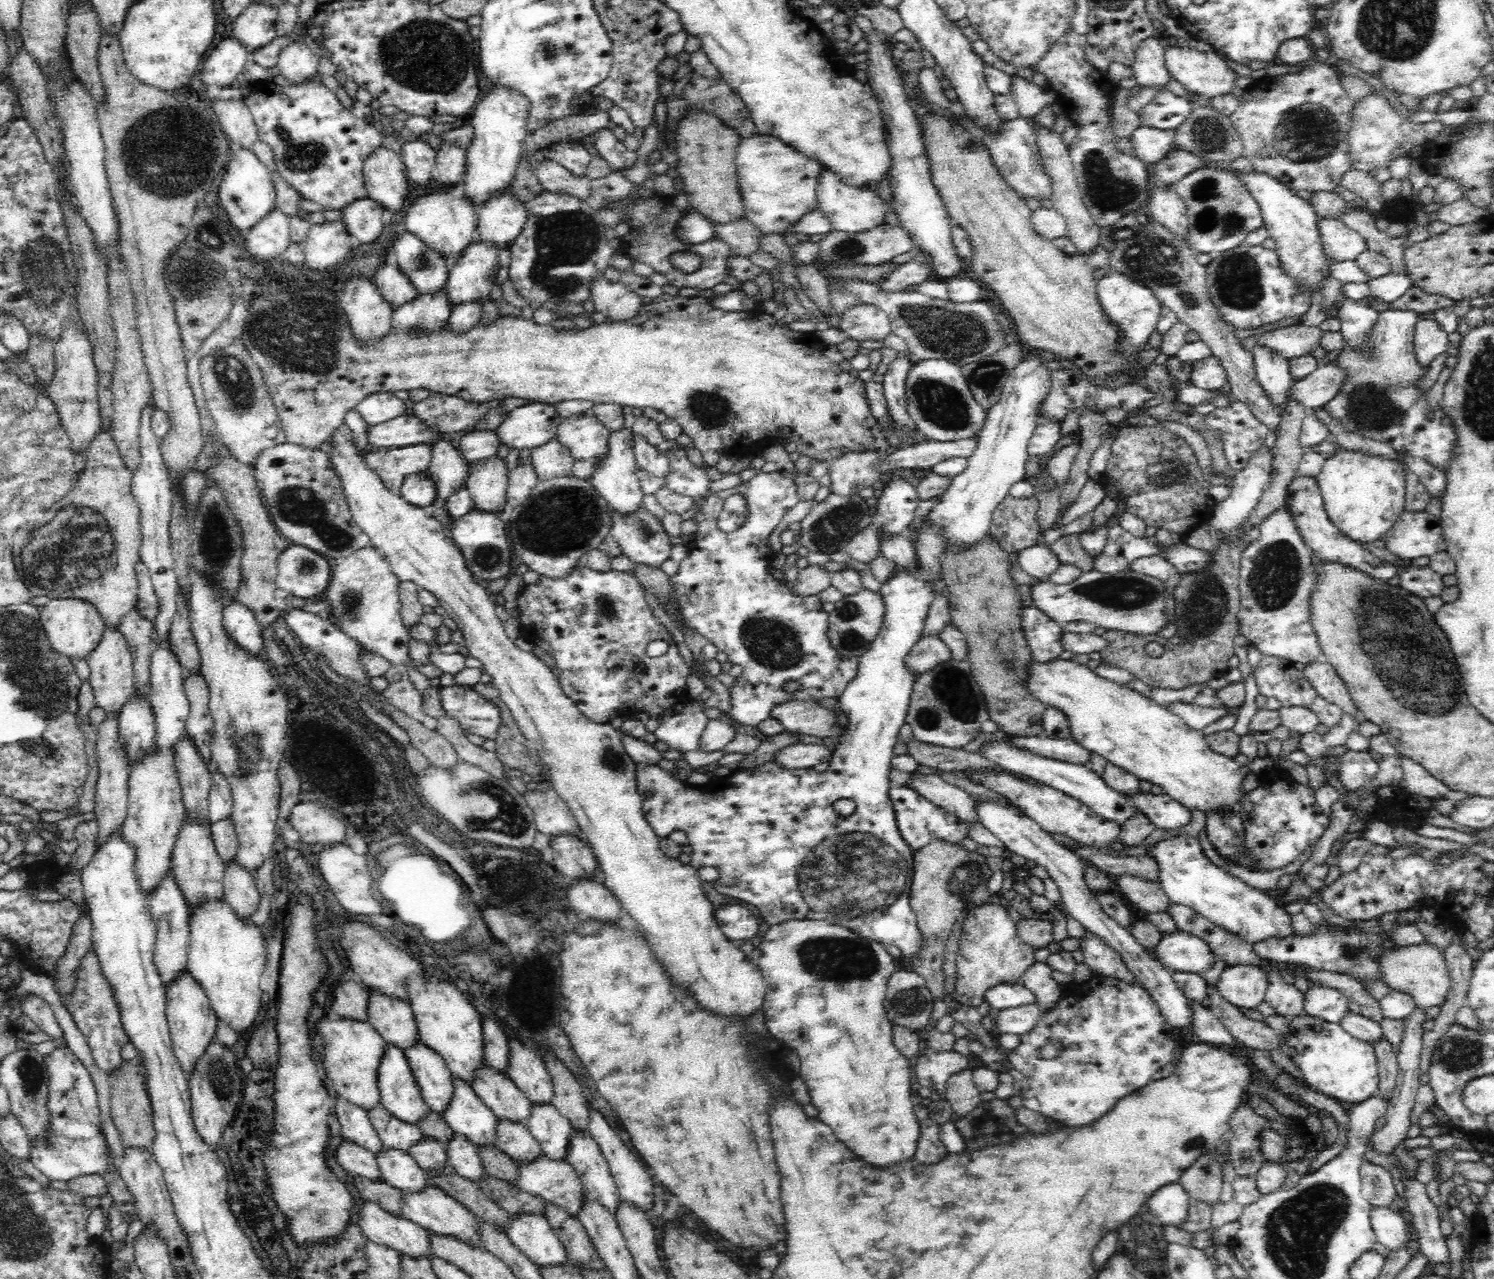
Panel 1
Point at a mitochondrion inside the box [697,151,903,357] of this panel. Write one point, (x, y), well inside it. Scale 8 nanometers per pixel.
(850, 248)

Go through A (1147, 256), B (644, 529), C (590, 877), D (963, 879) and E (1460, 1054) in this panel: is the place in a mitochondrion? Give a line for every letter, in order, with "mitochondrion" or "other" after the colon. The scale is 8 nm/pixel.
A: mitochondrion
B: mitochondrion
C: other
D: mitochondrion
E: mitochondrion

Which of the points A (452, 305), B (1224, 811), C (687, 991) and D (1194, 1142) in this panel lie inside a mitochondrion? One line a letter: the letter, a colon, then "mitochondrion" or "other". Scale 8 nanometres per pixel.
A: other
B: other
C: other
D: mitochondrion

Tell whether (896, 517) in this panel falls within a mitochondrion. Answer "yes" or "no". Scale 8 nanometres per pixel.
no

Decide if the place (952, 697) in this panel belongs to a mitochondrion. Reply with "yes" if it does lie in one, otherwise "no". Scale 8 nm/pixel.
yes

